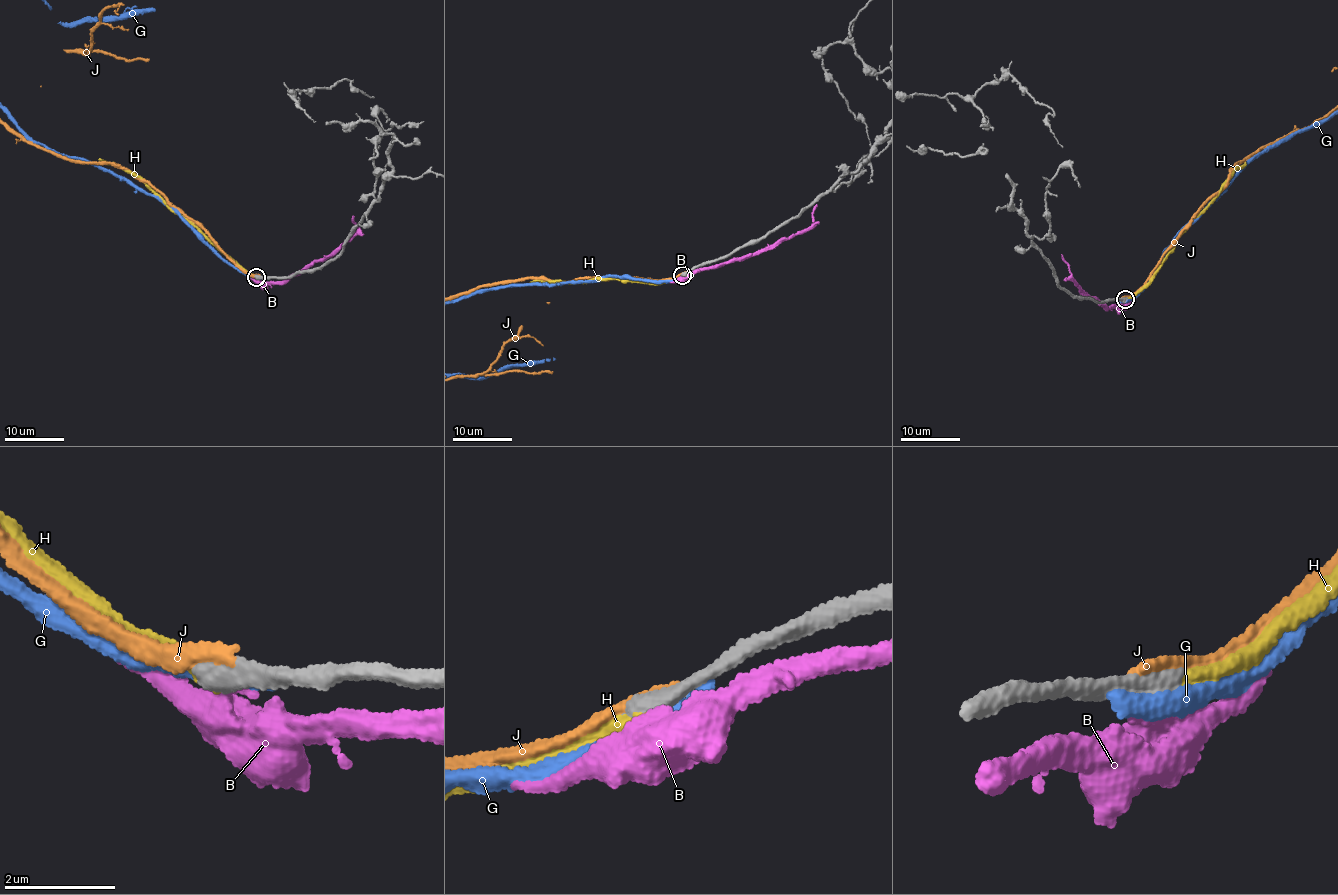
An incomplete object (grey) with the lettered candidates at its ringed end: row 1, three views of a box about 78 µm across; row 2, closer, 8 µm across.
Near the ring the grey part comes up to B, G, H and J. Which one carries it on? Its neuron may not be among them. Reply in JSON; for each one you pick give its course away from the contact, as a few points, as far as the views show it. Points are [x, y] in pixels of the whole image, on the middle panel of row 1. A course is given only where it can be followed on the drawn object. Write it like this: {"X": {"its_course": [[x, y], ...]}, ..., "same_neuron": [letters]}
{"H": {"its_course": [[682, 275], [660, 281], [593, 279], [561, 283], [535, 280], [523, 284]]}, "same_neuron": ["H"]}

